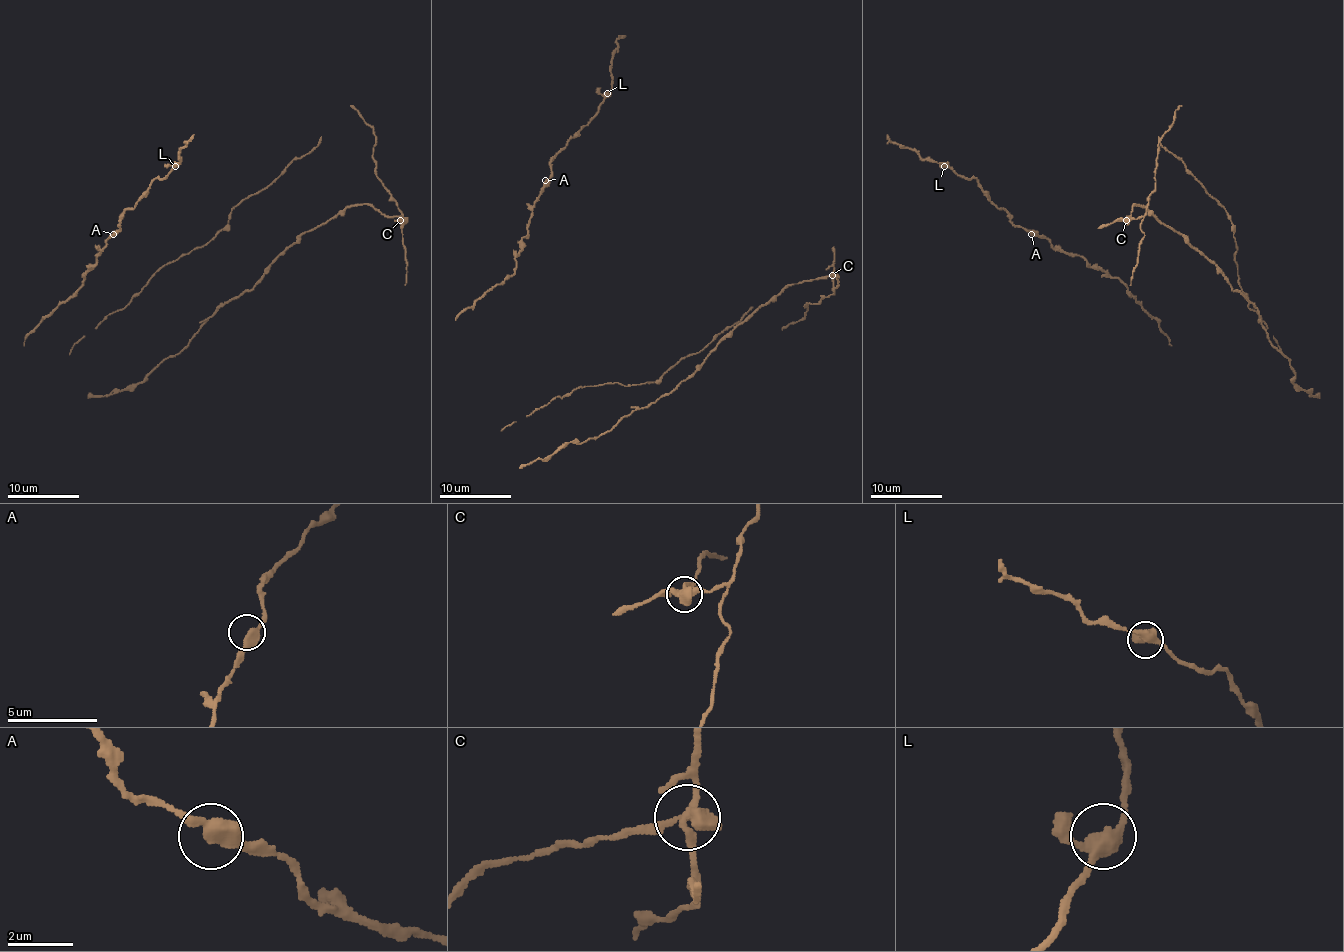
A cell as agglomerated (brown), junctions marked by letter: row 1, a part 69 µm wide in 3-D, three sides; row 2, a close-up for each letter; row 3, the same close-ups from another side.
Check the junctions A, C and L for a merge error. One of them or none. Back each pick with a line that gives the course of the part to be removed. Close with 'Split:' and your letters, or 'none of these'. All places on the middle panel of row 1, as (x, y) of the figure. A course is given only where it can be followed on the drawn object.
C: foreign part runs (831, 274), (831, 294), (819, 303), (806, 304), (805, 317), (781, 329)
Split: C

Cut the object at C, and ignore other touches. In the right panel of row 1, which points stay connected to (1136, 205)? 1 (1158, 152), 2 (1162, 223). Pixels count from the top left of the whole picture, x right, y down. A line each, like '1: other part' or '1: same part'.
1: other part
2: same part

